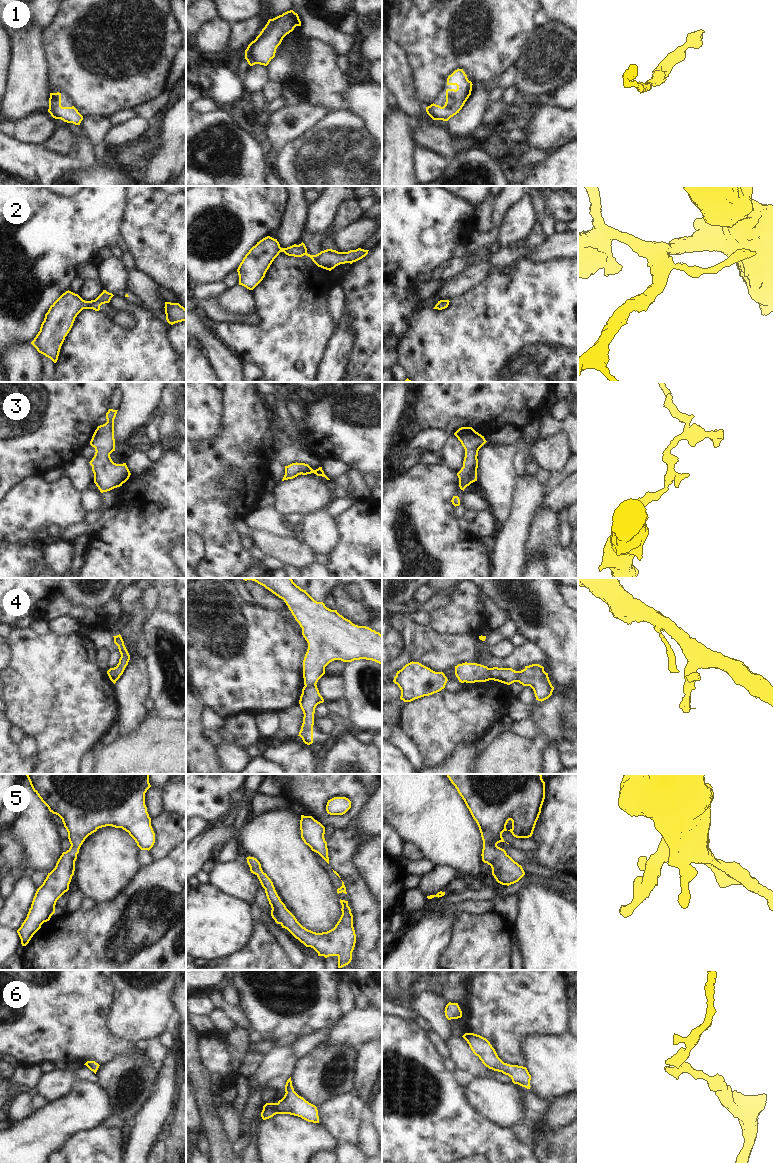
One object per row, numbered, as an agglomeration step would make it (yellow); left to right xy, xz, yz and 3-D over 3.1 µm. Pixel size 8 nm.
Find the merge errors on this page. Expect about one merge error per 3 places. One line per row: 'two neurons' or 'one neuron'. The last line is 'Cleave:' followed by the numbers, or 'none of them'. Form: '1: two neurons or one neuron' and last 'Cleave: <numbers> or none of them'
1: one neuron
2: one neuron
3: one neuron
4: two neurons
5: one neuron
6: one neuron
Cleave: 4

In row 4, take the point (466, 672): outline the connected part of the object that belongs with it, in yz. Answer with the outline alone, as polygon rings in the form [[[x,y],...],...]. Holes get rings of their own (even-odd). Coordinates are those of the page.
[[[462,663],[455,666],[455,675],[461,683],[486,682],[492,680],[487,666],[477,663]]]

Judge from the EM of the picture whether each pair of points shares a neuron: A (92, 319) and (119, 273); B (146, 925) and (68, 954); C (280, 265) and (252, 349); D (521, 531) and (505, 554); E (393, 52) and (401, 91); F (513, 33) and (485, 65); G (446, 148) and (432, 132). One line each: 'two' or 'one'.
A: two
B: one
C: one
D: one
E: one
F: one
G: one

